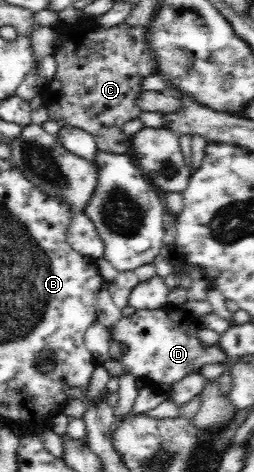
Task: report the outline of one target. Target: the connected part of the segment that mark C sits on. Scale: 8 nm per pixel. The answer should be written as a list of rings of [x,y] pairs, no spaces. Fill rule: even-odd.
[[[89,18],[88,22],[82,19],[77,24],[56,22],[54,29],[58,34],[59,49],[55,76],[48,86],[54,92],[53,107],[47,110],[49,120],[56,120],[60,127],[81,128],[89,132],[99,151],[129,154],[131,137],[124,132],[122,126],[142,114],[142,108],[136,105],[136,98],[143,92],[140,82],[142,78],[156,74],[158,69],[158,61],[149,48],[146,27],[130,27],[125,23],[102,27],[93,24],[93,18]]]

